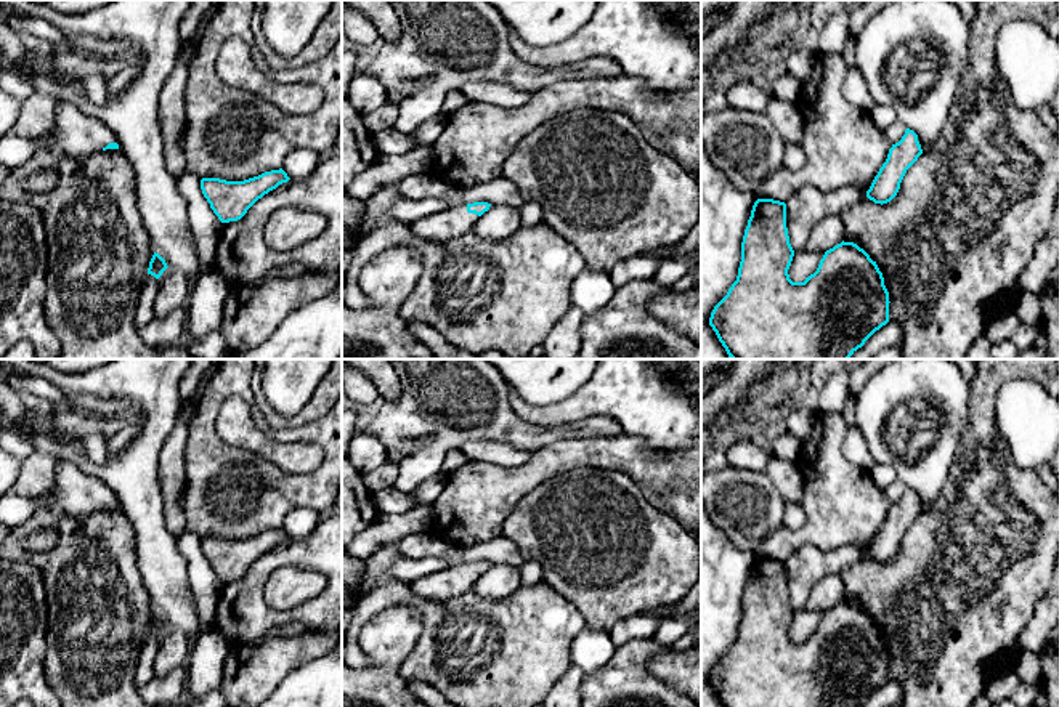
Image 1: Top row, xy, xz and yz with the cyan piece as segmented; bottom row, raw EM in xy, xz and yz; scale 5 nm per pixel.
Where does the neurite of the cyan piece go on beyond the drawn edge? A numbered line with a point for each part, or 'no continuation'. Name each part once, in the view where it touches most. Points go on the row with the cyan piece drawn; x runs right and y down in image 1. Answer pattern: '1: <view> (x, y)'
1: xz (442, 226)

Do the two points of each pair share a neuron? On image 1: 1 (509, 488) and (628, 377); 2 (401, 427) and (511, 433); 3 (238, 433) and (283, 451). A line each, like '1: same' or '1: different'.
1: different
2: same
3: same

